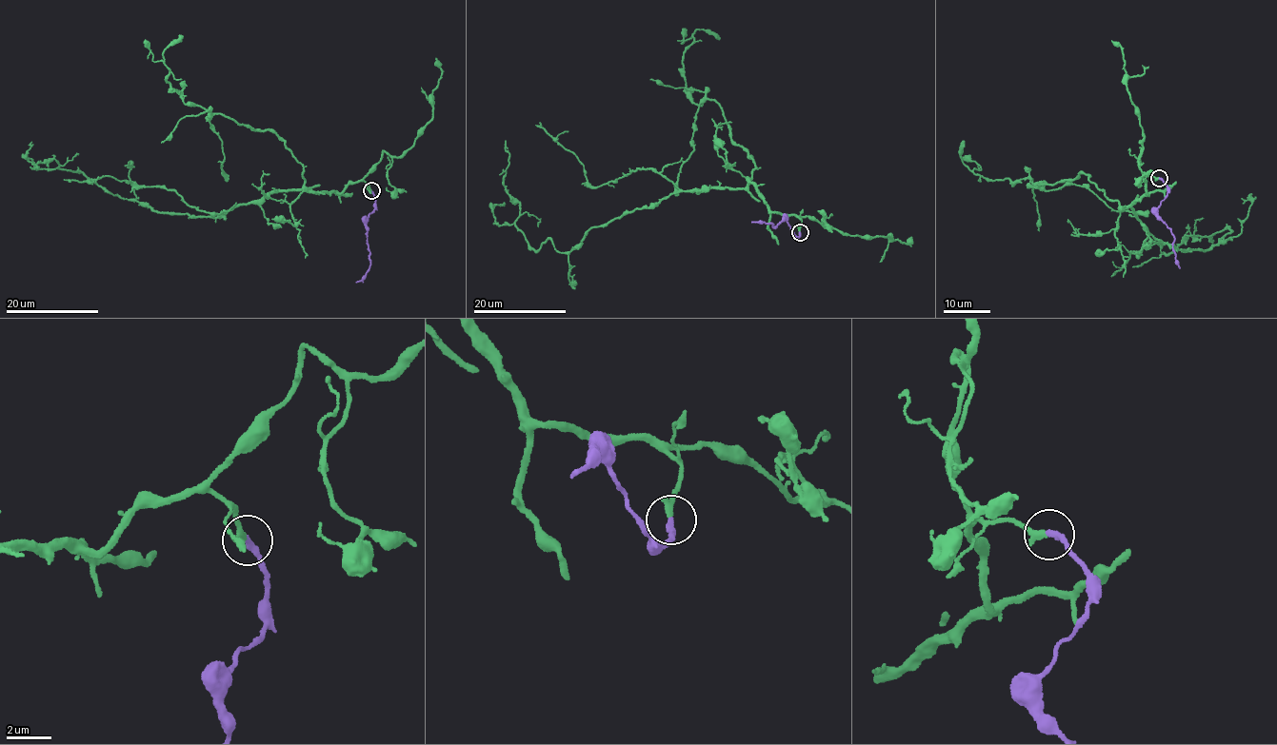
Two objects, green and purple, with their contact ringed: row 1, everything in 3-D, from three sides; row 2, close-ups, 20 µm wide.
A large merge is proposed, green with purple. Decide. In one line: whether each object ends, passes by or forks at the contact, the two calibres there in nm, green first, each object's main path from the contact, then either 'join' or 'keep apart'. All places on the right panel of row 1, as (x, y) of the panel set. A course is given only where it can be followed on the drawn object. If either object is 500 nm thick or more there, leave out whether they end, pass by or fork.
green ends there; purple ends there; 300 nm thick on the green side, 320 nm on the other; green runs (1158, 178), (1124, 207), (1151, 235), (1185, 252), (1231, 241), (1219, 240), (1227, 226), (1184, 236), (1132, 266); purple runs (1159, 178), (1167, 186), (1167, 194), (1157, 209), (1157, 217), (1170, 228), (1174, 238), (1173, 251), (1179, 268); join

